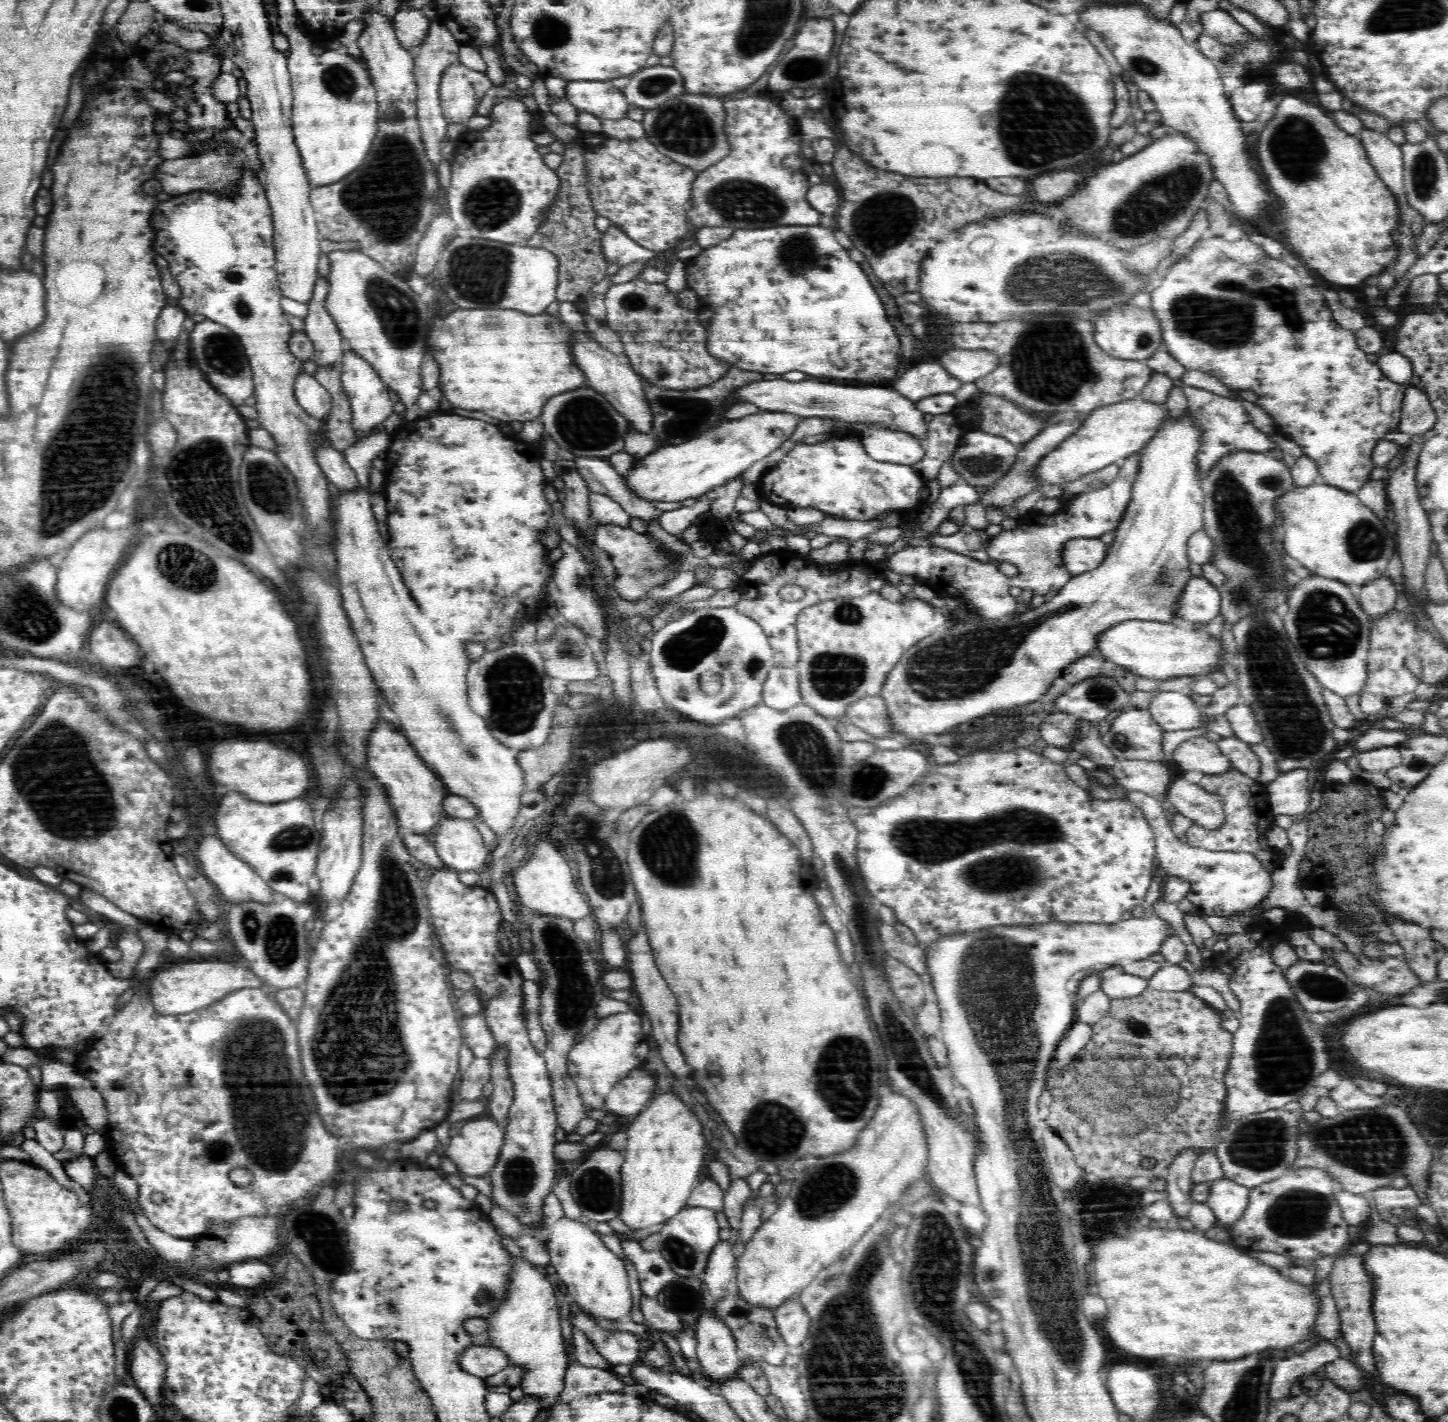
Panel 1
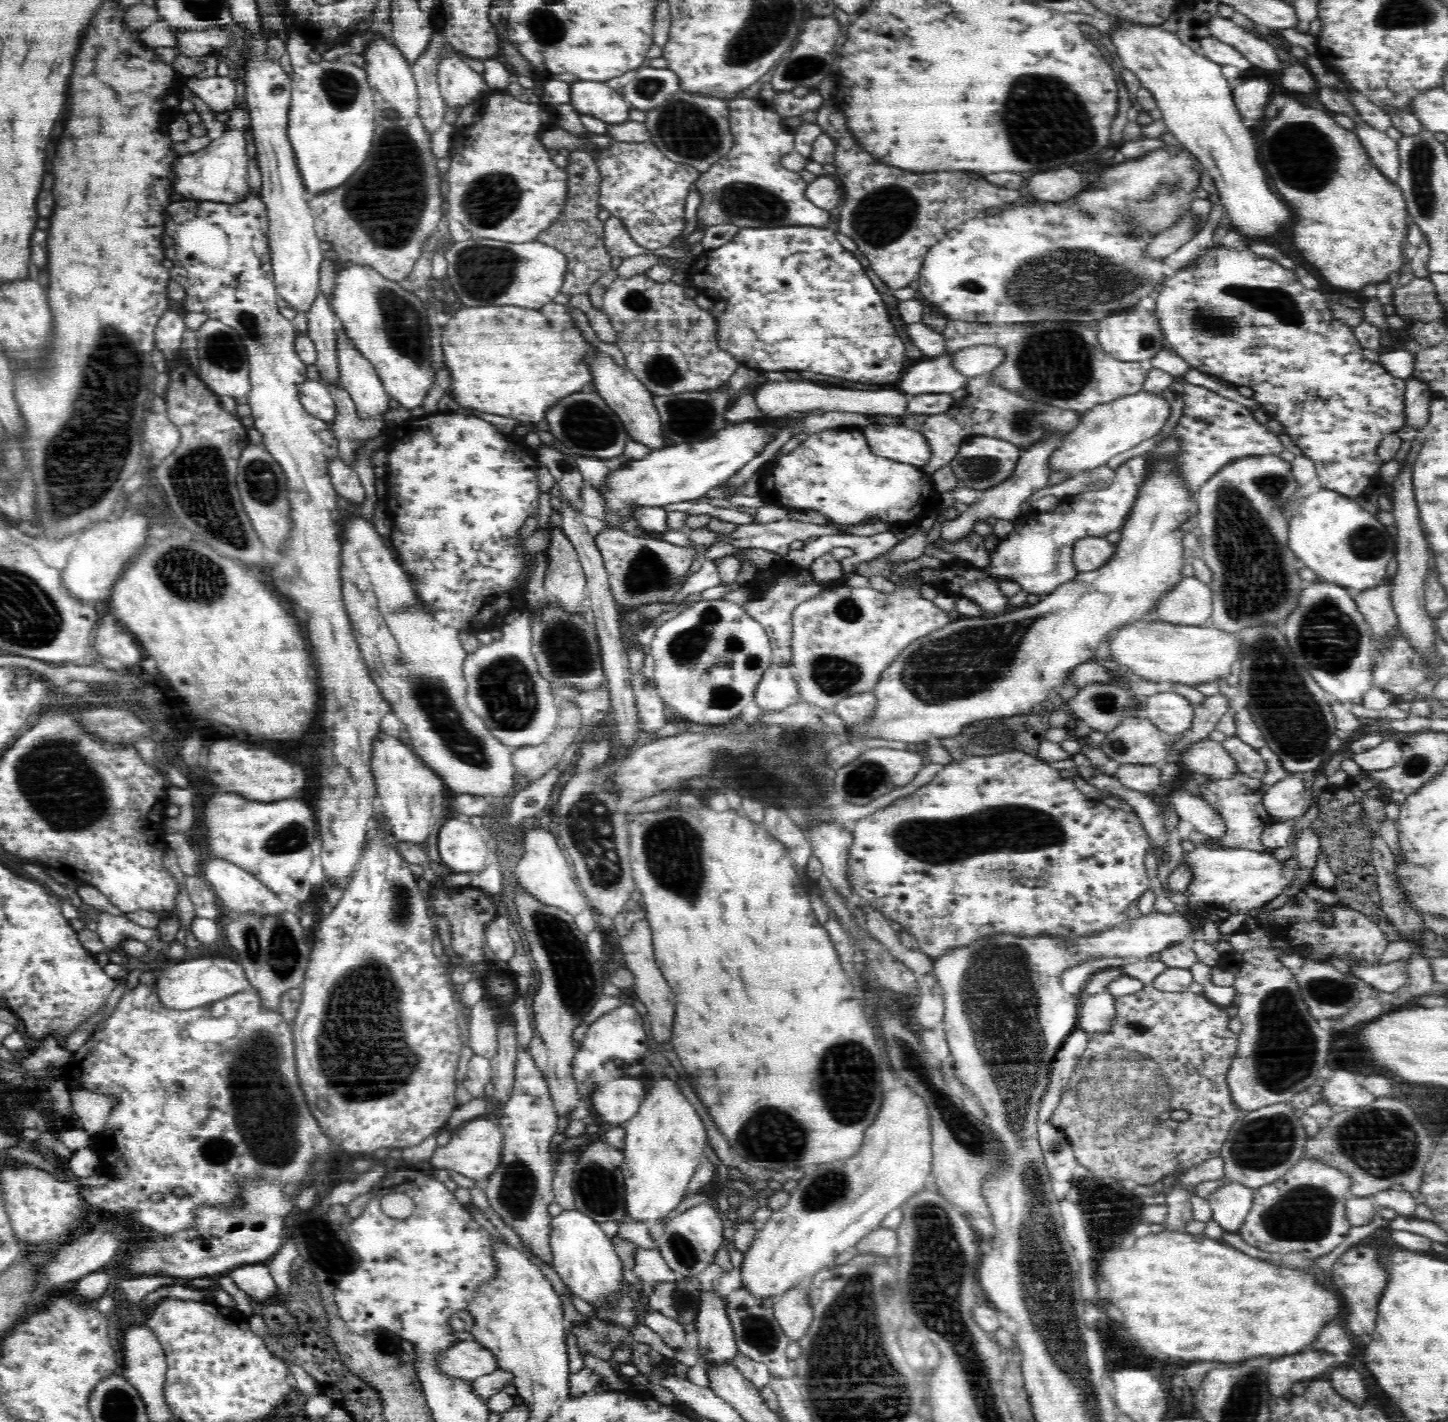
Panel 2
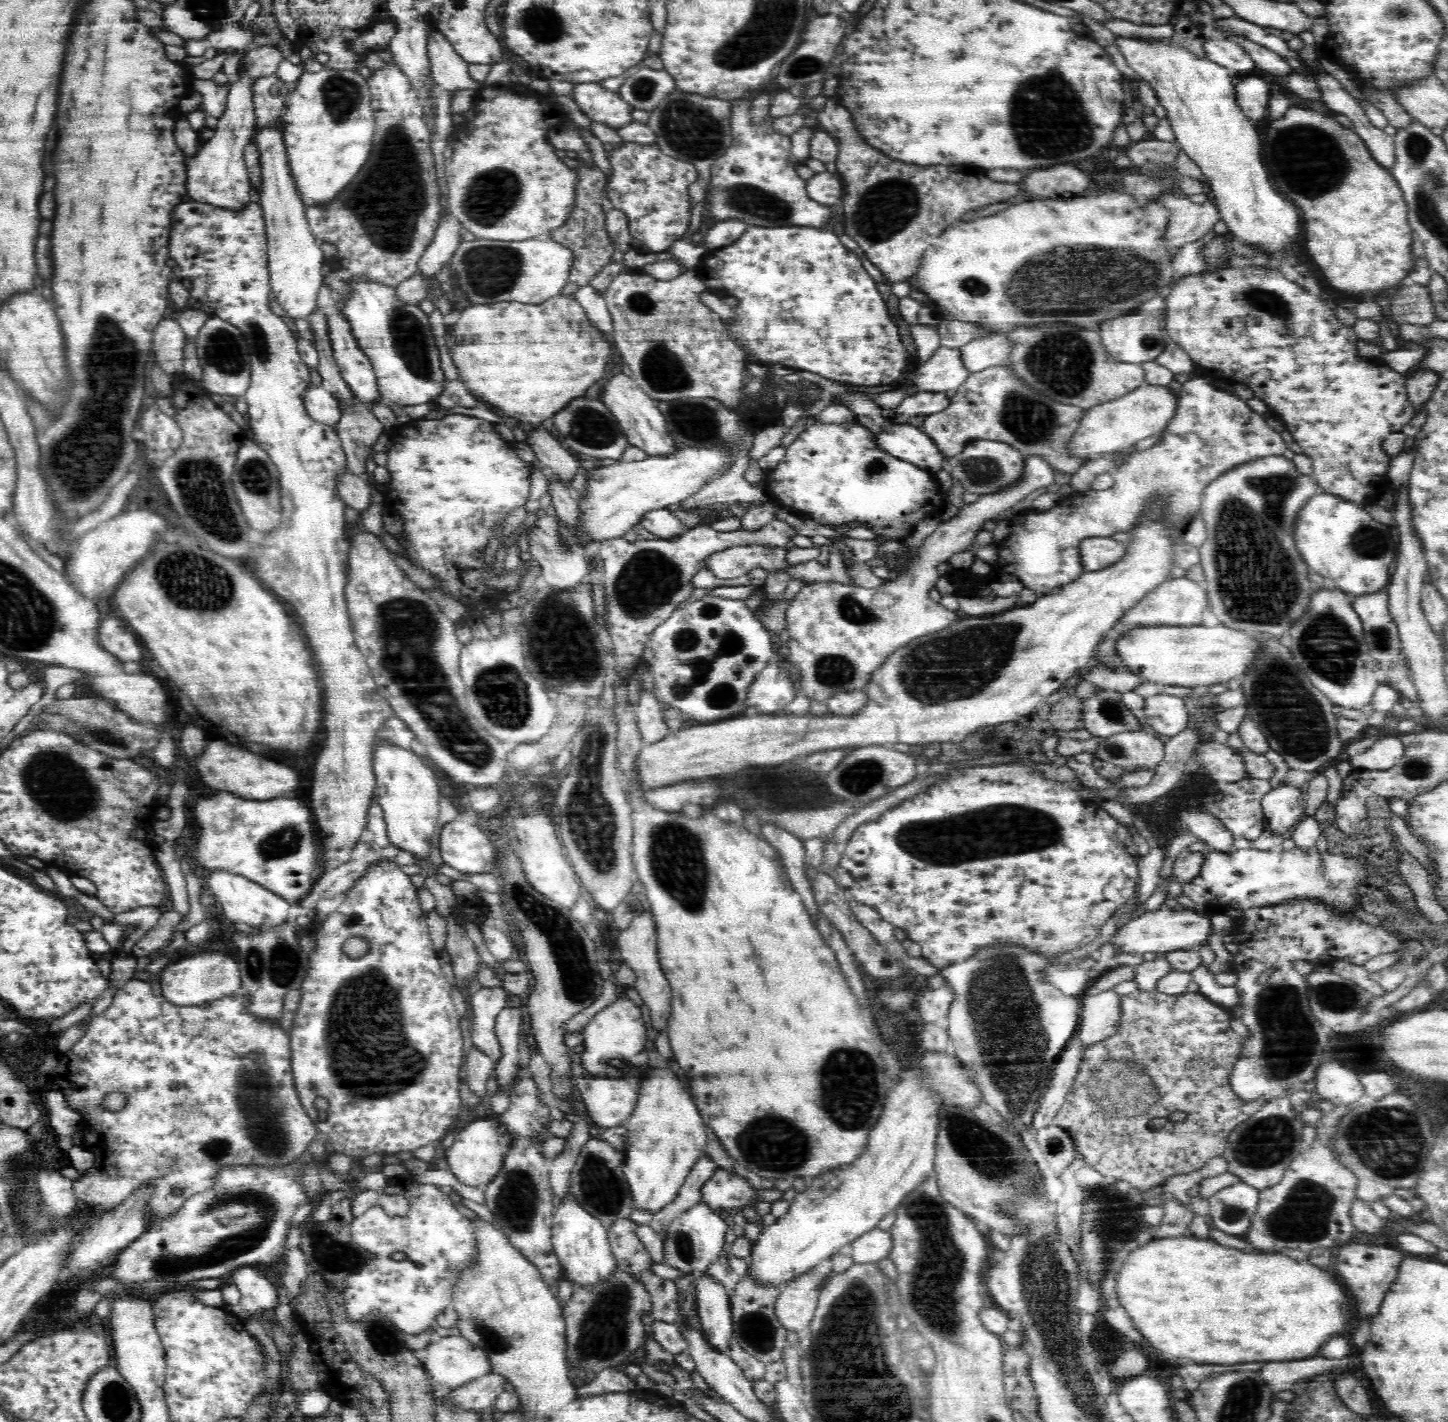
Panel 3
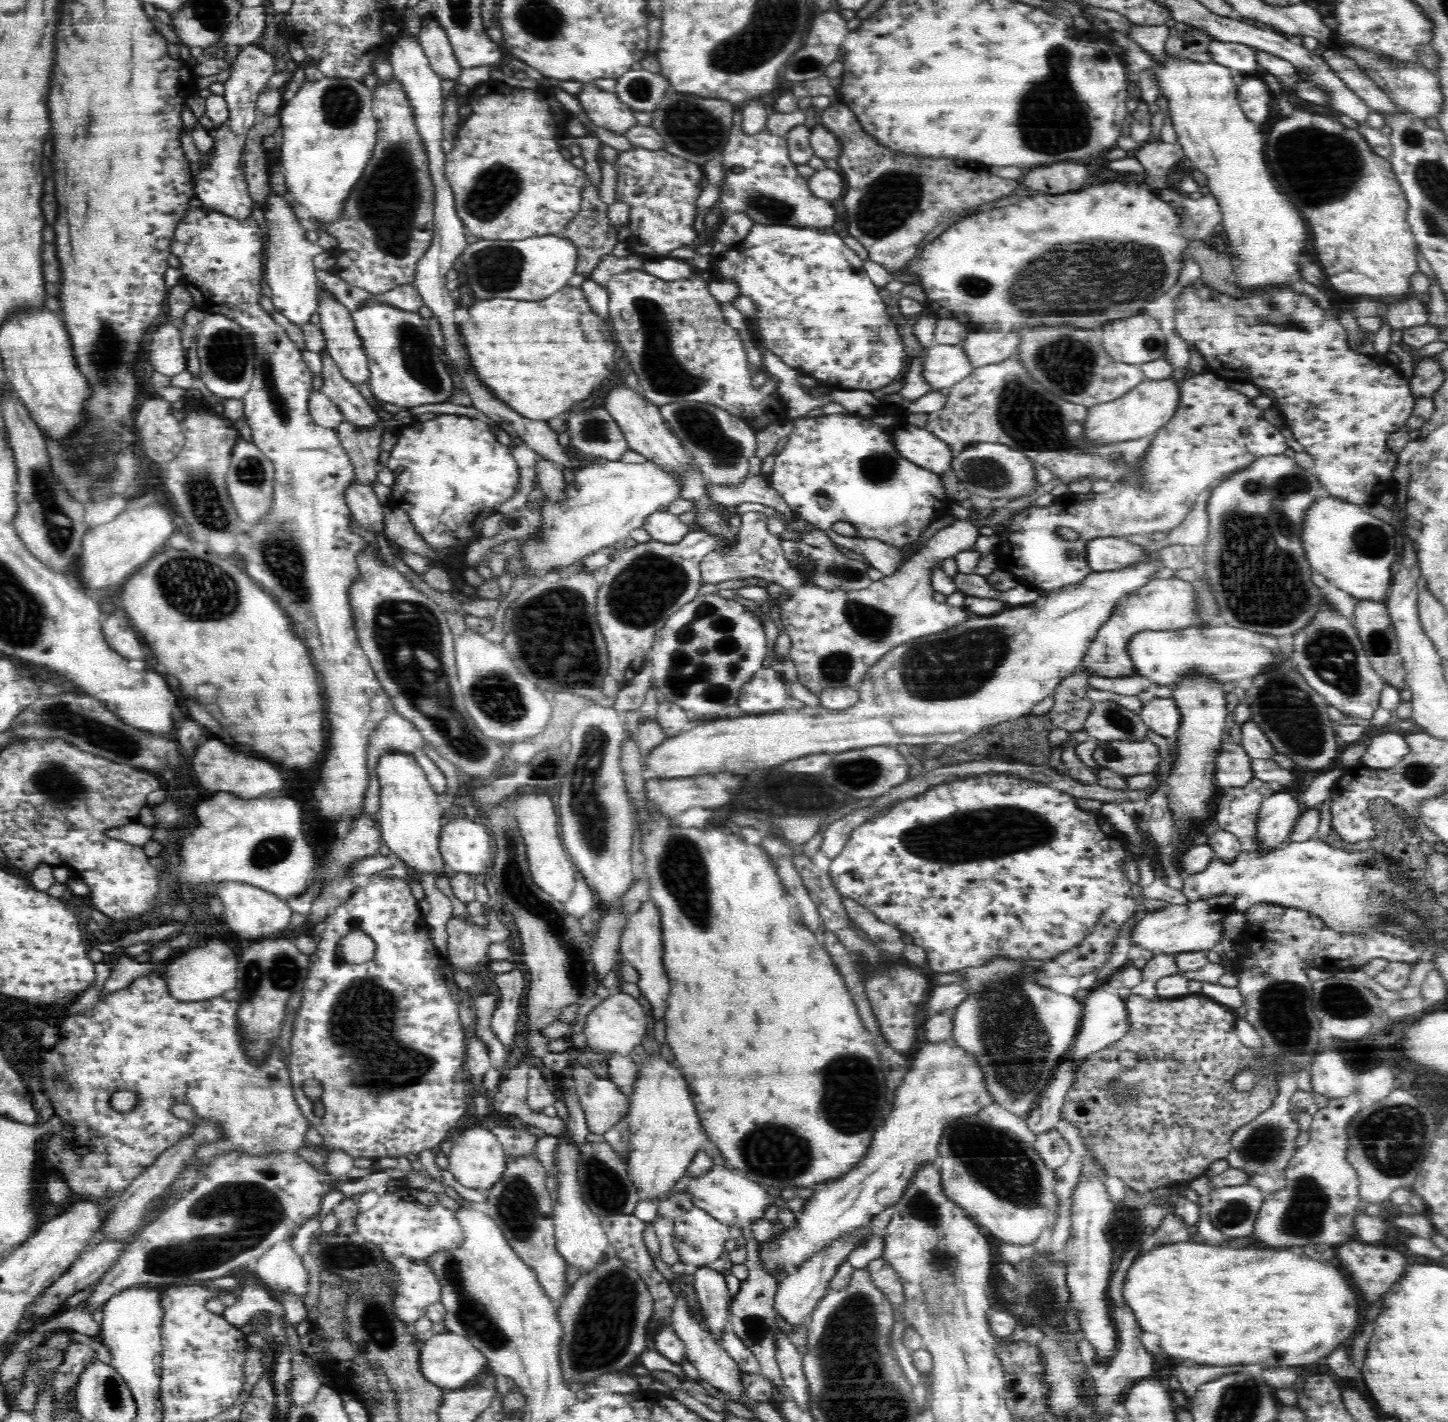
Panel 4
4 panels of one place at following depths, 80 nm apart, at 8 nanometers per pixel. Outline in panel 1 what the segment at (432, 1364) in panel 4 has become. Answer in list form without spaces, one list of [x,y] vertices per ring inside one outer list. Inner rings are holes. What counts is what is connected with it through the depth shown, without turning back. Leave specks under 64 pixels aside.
[[[471,1345],[457,1354],[457,1366],[462,1373],[484,1379],[507,1367],[507,1358],[500,1349],[488,1345]]]

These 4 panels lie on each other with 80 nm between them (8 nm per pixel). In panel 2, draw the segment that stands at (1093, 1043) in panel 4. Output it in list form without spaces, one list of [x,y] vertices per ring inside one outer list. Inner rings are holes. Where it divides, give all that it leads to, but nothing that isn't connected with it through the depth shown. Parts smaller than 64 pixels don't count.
[[[1104,990],[1100,993],[1086,995],[1084,1004],[1082,1004],[1082,1008],[1080,1008],[1077,1026],[1084,1029],[1084,1031],[1088,1033],[1088,1037],[1092,1038],[1091,1036],[1094,1033],[1105,1033],[1110,1030],[1111,1020],[1115,1017],[1115,1014],[1115,997],[1108,991]]]

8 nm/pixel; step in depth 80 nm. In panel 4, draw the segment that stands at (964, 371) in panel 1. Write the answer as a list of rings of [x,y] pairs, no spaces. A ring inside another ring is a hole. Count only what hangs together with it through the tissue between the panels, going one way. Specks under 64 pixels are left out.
[[[1013,327],[1005,330],[994,328],[988,332],[970,332],[962,344],[972,368],[1002,362],[1017,353],[1022,340],[1017,332],[1018,329]]]

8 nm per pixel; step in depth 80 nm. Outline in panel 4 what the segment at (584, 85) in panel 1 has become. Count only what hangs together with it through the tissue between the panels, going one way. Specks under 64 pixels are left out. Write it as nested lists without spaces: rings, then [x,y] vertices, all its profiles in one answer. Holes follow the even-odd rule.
[[[586,86],[580,94],[578,100],[592,120],[594,128],[608,129],[613,133],[626,133],[635,127],[637,120],[635,111],[624,104],[614,92],[598,90],[594,86]]]

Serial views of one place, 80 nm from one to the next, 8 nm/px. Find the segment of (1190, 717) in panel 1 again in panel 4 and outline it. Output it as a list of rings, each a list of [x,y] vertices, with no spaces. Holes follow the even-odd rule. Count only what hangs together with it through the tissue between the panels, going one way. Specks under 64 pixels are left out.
[[[1154,697],[1147,701],[1143,704],[1139,717],[1149,729],[1166,739],[1176,736],[1176,730],[1180,730],[1180,709],[1172,697]]]

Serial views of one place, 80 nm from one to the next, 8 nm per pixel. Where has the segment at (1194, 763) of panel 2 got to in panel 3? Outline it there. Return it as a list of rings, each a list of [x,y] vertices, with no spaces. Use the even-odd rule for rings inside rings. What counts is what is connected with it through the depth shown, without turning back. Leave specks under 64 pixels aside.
[[[1208,743],[1200,752],[1201,760],[1205,764],[1205,772],[1215,785],[1238,782],[1238,780],[1248,777],[1240,753],[1230,746],[1226,746],[1226,743]]]

